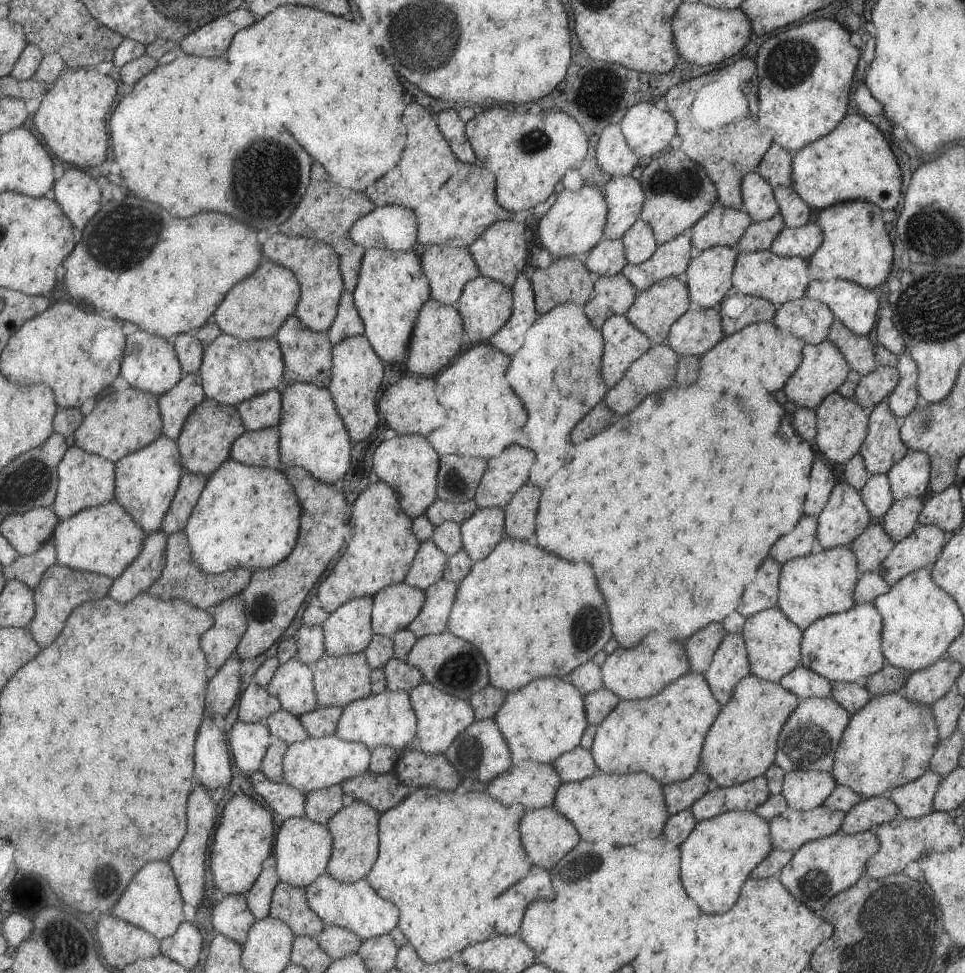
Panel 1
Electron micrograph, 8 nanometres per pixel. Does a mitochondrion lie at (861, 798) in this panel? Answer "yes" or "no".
no

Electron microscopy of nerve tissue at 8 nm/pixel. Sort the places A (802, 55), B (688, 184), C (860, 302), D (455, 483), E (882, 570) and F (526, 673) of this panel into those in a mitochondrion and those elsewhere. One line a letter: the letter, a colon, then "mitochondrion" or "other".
A: mitochondrion
B: mitochondrion
C: other
D: mitochondrion
E: other
F: other

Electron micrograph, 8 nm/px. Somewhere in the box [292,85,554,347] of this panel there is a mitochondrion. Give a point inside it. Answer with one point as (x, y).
(534, 141)

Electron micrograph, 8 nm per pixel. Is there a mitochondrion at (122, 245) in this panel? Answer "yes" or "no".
yes

